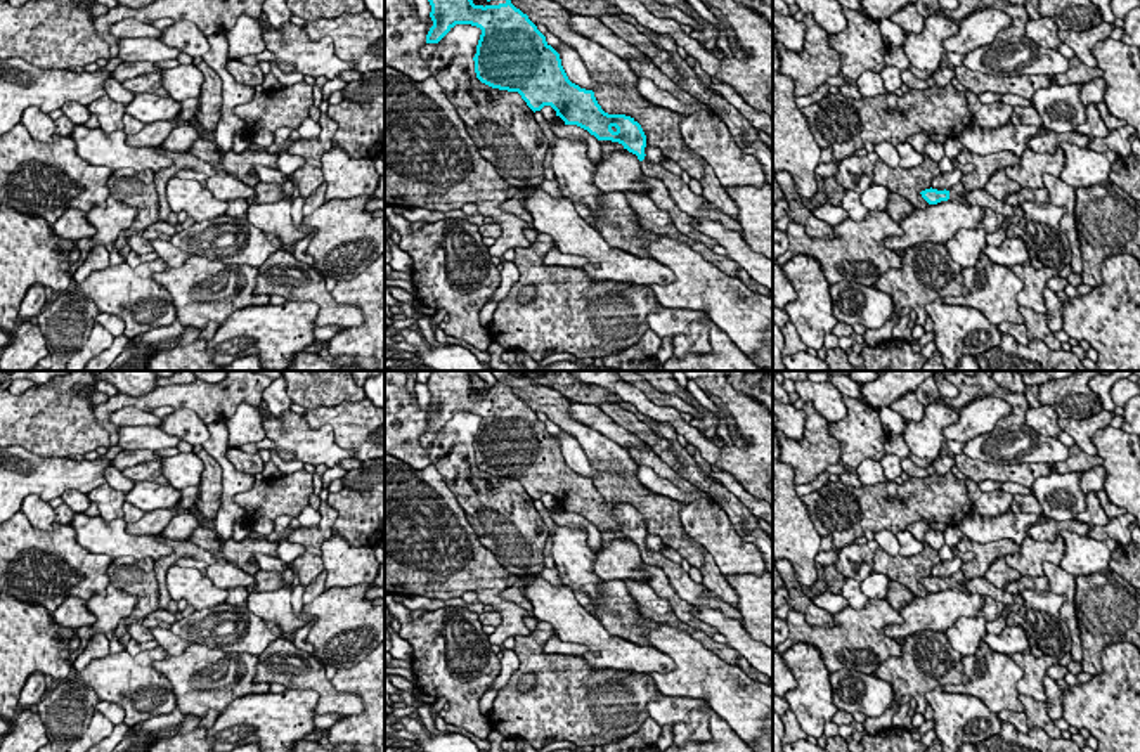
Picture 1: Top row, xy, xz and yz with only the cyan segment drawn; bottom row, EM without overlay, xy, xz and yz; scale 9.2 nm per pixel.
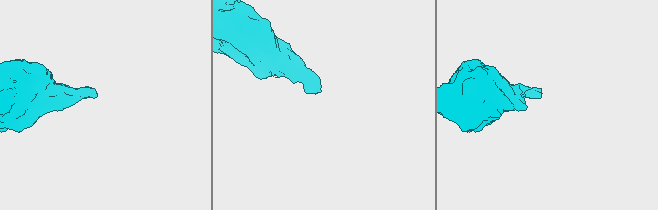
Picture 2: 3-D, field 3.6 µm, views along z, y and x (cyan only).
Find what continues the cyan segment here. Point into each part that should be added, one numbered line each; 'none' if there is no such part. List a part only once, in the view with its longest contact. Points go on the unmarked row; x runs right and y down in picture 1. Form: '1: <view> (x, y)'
1: yz (957, 581)

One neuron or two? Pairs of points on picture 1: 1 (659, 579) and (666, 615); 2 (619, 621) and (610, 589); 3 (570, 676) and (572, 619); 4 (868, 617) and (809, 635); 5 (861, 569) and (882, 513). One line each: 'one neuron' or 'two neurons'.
1: two neurons
2: one neuron
3: two neurons
4: one neuron
5: two neurons

